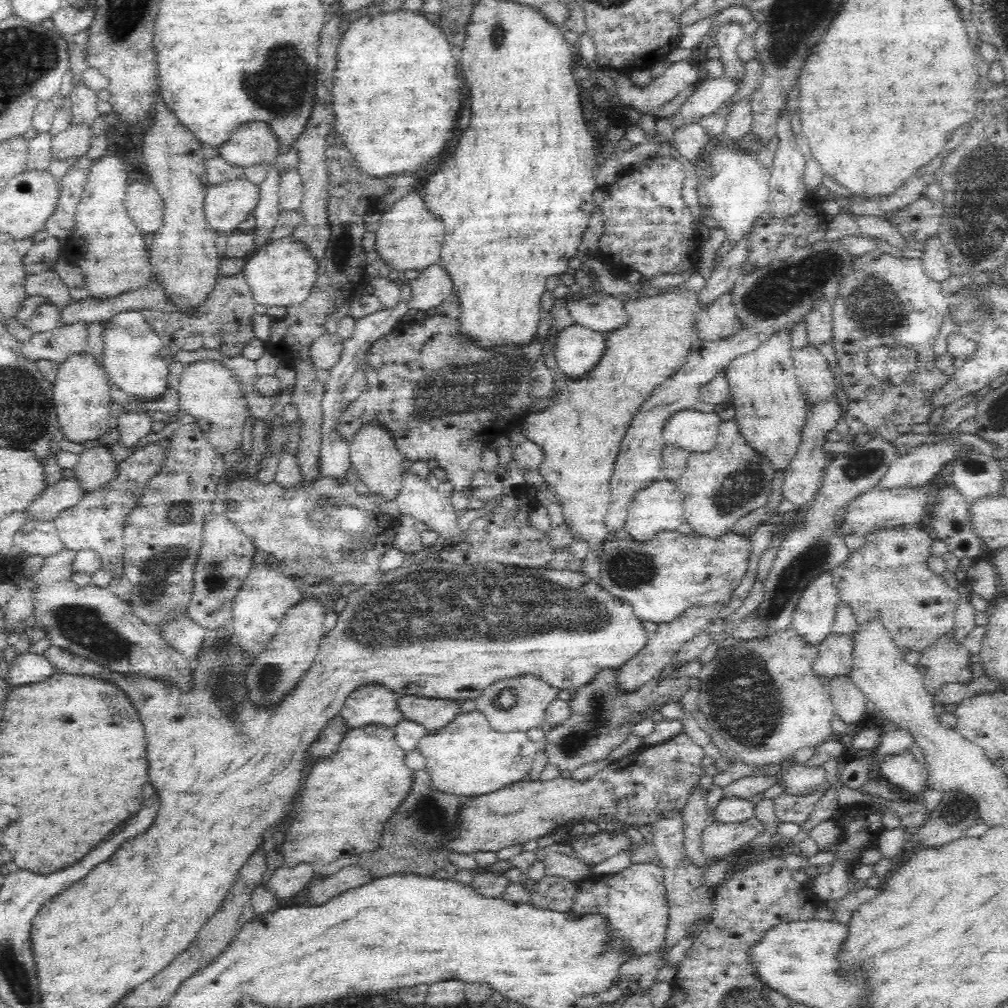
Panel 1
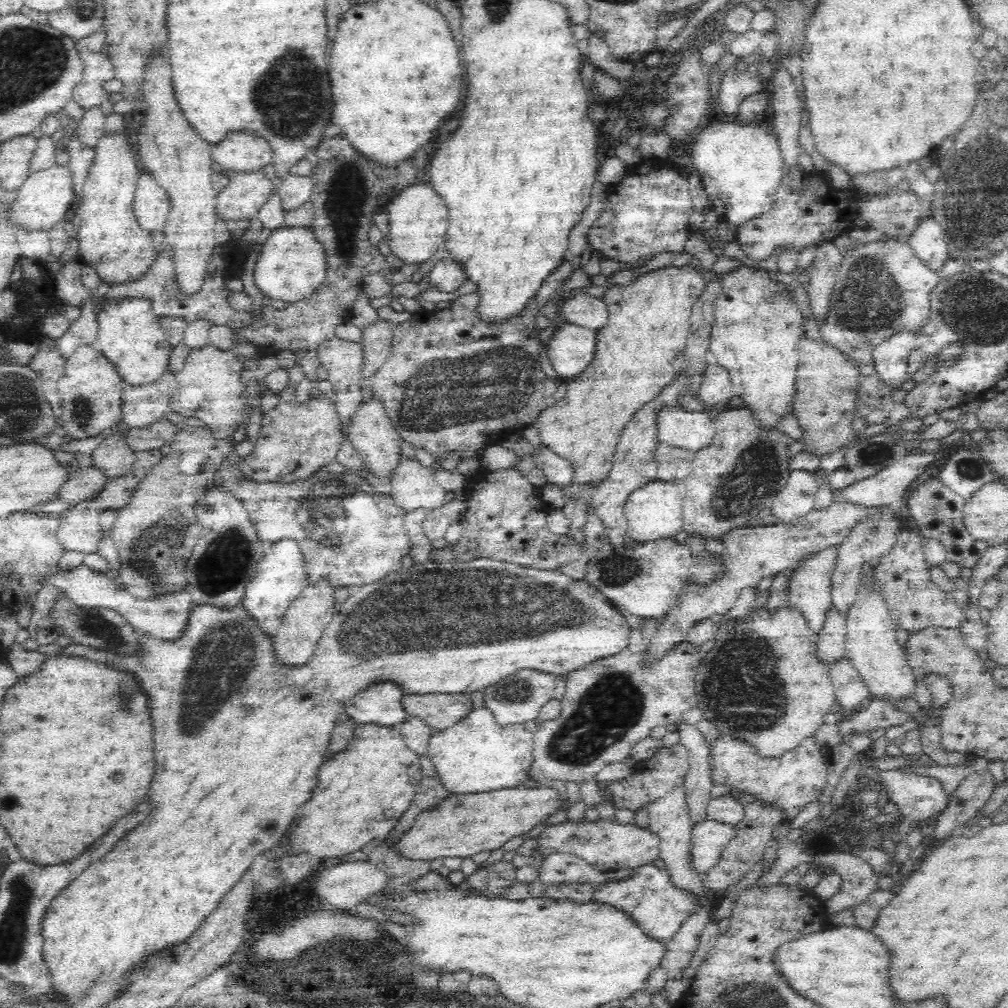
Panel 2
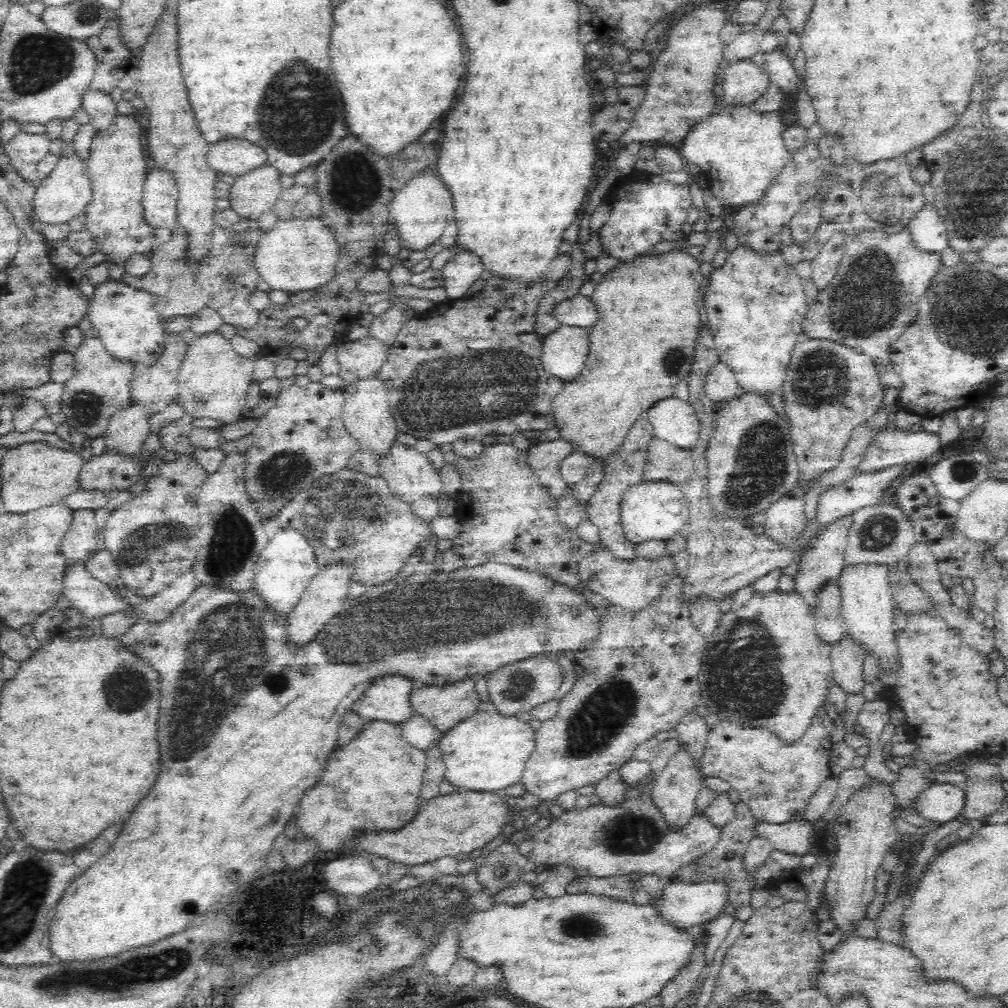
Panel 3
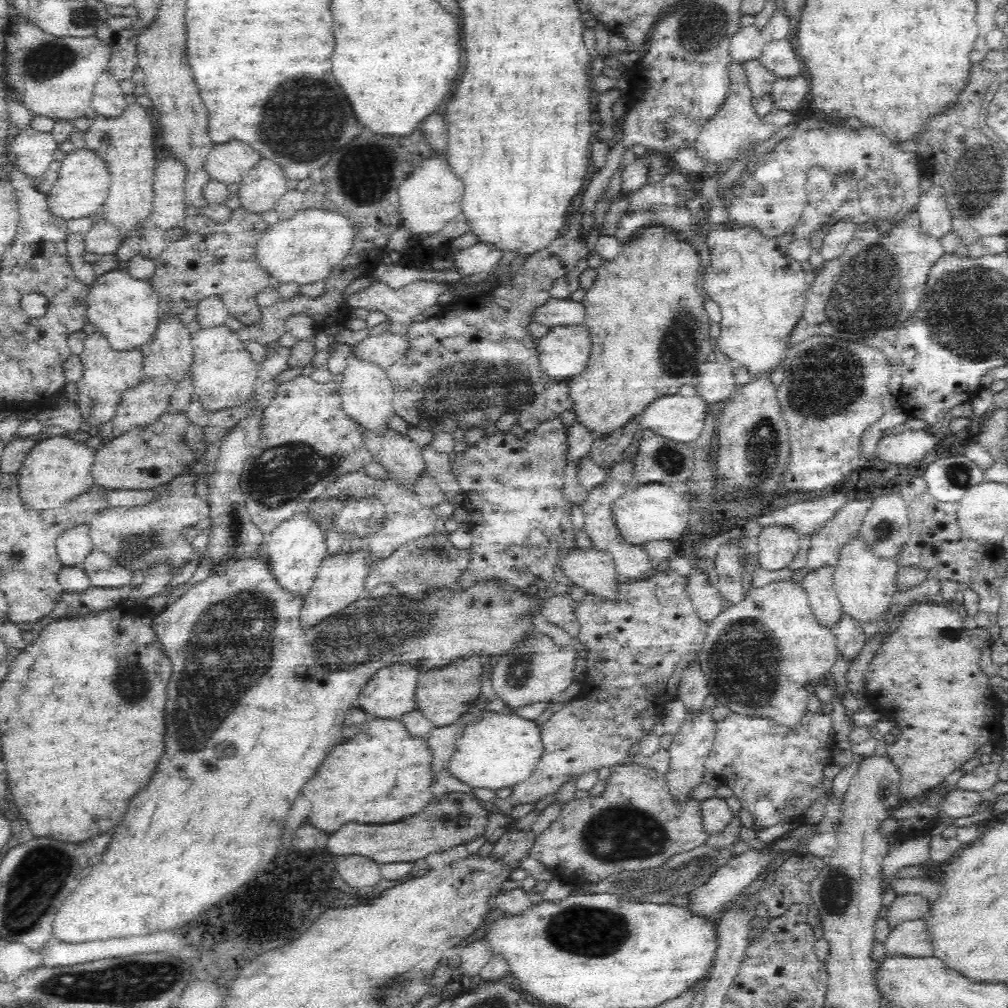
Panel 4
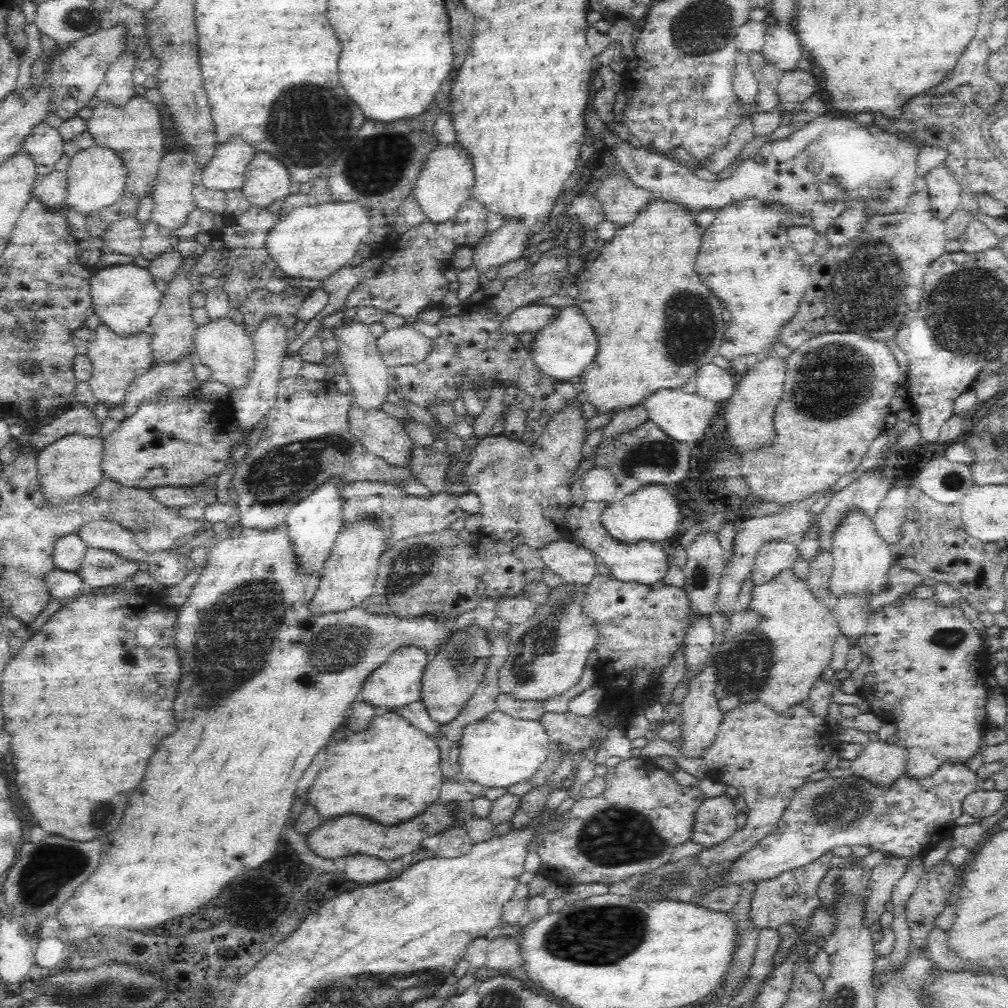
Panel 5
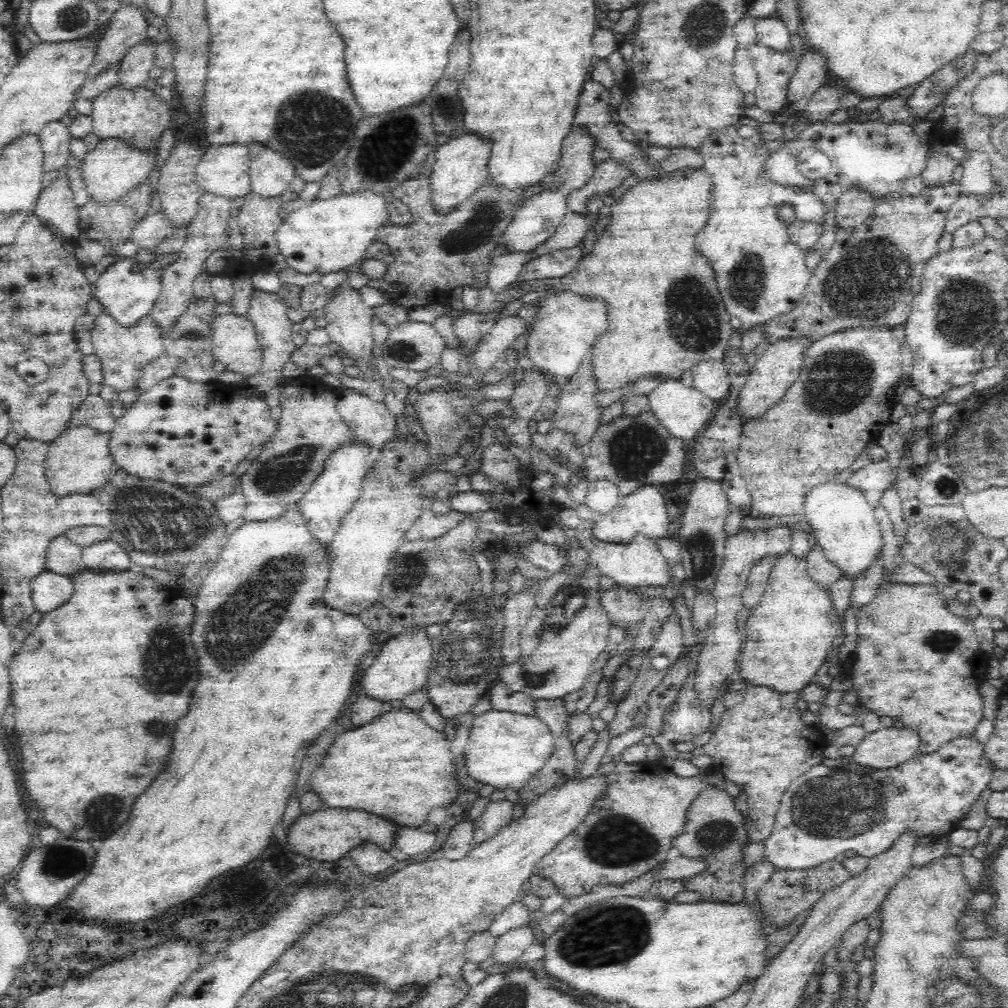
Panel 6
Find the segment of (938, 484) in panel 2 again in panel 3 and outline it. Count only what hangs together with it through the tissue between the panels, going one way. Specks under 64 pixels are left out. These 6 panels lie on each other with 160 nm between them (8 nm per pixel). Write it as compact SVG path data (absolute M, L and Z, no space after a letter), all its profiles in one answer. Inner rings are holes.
M919 475L902 482L896 502L896 506L913 524L915 540L928 543L930 552L938 561L939 572L951 578L971 579L977 588L972 604L992 615L996 608L997 591L1004 587L1006 574L1001 564L993 559L991 546L968 540L955 526L961 502L941 496L930 477Z

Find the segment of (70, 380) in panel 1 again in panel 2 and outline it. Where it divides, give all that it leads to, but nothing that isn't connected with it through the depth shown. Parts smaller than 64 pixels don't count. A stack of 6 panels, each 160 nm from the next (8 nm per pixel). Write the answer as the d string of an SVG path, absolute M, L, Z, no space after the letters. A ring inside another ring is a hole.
M92 345L78 347L64 363L62 376L57 380L61 409L58 421L73 440L83 440L106 433L120 422L123 381L112 363Z

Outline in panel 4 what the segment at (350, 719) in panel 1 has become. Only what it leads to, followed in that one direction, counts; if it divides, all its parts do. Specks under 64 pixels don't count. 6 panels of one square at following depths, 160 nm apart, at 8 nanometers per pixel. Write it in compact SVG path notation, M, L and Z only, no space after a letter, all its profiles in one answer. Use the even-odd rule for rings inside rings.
M392 664L382 668L368 680L358 695L356 706L375 719L394 720L416 710L415 690L419 681L420 669L409 664Z

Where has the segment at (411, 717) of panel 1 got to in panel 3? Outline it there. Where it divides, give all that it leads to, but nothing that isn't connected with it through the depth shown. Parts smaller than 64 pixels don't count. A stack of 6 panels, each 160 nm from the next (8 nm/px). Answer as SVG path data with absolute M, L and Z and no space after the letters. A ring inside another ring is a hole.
M472 678L458 682L458 684L446 686L426 686L424 690L414 689L409 694L409 705L413 708L414 714L422 716L430 721L430 724L436 729L444 733L462 722L466 718L470 718L478 712L482 703L480 696L475 689Z

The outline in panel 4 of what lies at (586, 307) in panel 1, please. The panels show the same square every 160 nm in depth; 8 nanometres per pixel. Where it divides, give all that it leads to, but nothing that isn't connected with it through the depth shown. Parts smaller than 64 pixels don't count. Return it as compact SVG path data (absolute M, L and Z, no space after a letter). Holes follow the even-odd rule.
M549 298L543 306L534 312L533 320L549 327L578 326L586 318L584 303L571 299L552 300Z

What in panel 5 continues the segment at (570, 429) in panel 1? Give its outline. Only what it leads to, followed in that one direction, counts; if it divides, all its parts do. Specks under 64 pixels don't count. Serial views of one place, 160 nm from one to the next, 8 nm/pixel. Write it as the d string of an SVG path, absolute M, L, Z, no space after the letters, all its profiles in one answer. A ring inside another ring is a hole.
M655 199L650 202L648 206L640 210L638 218L624 226L624 228L616 229L616 234L612 240L608 241L604 247L601 248L600 254L589 264L584 273L576 275L575 285L578 286L579 295L576 298L576 305L581 310L584 318L588 324L596 332L598 338L598 350L596 358L587 366L586 370L578 377L575 382L578 389L585 396L585 400L592 404L594 412L597 415L618 414L624 410L628 410L630 406L642 405L644 400L651 394L664 388L672 390L674 388L683 387L690 380L693 380L697 370L705 364L711 363L712 358L718 355L719 348L721 347L721 340L724 331L727 327L727 317L720 307L721 301L718 300L713 292L698 280L699 276L694 272L694 264L696 264L696 256L700 252L701 240L704 230L696 221L690 219L690 215L677 204L666 202L665 200Z

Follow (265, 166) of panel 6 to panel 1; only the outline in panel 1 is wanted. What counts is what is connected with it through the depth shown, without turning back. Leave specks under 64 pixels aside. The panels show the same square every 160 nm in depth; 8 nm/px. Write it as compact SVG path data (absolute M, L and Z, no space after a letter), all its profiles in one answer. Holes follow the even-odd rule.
M246 177L234 182L212 185L205 194L203 215L217 234L233 235L240 223L255 210L259 199L258 185Z

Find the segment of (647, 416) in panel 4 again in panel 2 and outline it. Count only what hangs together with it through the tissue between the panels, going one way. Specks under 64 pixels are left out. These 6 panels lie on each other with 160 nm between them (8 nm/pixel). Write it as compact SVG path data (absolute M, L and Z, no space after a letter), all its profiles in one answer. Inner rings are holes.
M664 408L658 412L656 424L660 442L693 454L708 447L716 437L715 421L706 410L692 412L683 408Z

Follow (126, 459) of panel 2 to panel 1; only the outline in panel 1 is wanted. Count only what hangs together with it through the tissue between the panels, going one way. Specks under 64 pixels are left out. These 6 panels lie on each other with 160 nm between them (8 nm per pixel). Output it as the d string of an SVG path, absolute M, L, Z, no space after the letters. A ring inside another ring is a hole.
M97 445L80 454L72 479L78 482L82 493L90 493L116 477L116 465L109 448Z

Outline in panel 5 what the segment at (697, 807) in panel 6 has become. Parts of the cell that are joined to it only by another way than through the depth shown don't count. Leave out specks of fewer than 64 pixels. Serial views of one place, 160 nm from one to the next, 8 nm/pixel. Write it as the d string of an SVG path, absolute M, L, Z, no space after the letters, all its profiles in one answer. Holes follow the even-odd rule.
M726 794L706 797L694 816L690 840L700 846L722 843L737 831L738 810L733 799Z

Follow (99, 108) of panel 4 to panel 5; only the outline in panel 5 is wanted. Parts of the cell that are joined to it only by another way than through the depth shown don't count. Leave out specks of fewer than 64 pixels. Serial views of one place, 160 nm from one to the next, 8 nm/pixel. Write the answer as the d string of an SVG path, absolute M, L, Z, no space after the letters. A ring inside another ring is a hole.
M123 52L105 72L102 84L98 86L96 98L99 103L112 106L124 106L134 96L133 70L136 66L133 56L129 52Z

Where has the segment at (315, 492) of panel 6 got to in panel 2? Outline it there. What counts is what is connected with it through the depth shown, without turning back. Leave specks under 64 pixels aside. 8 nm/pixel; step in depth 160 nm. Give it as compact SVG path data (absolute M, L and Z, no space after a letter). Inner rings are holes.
M284 538L284 540L265 548L264 556L260 562L256 562L255 570L256 575L248 583L238 605L245 610L245 614L255 622L257 628L265 636L273 637L281 625L286 609L309 585L308 575L304 571L301 550L293 540Z

